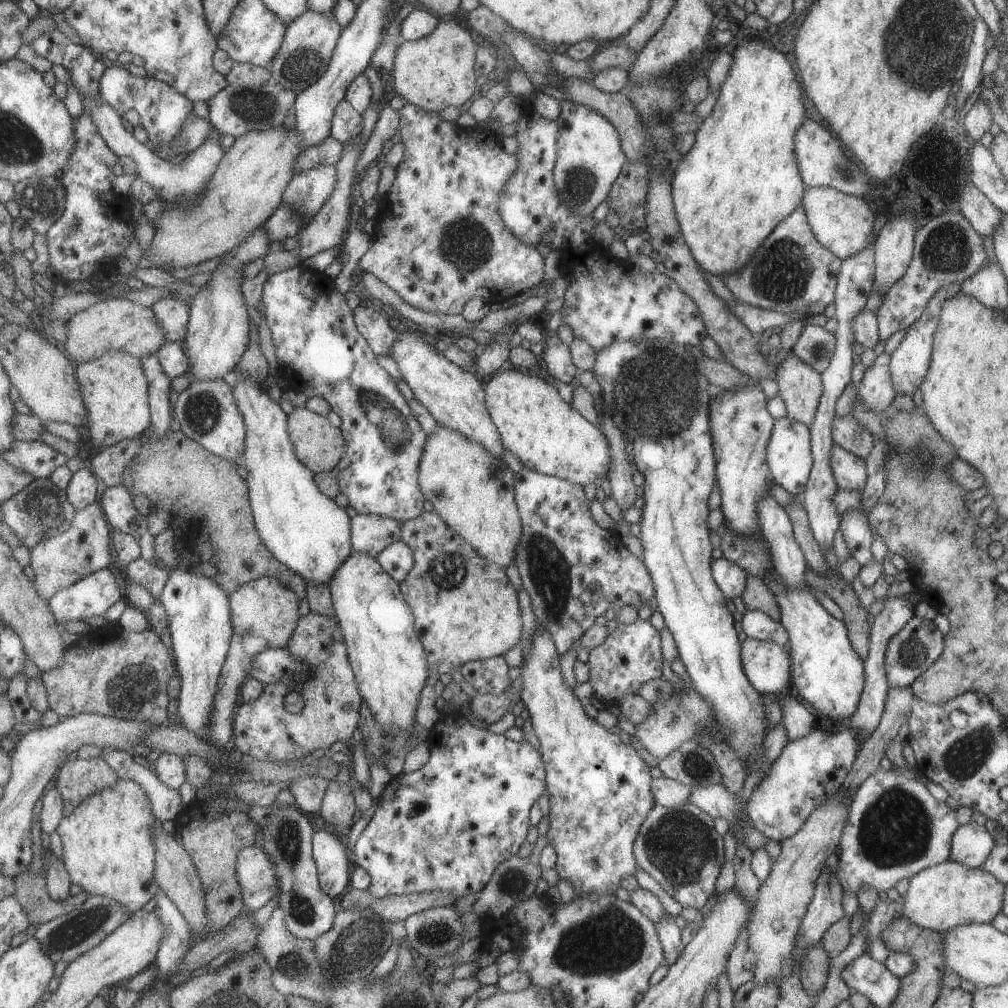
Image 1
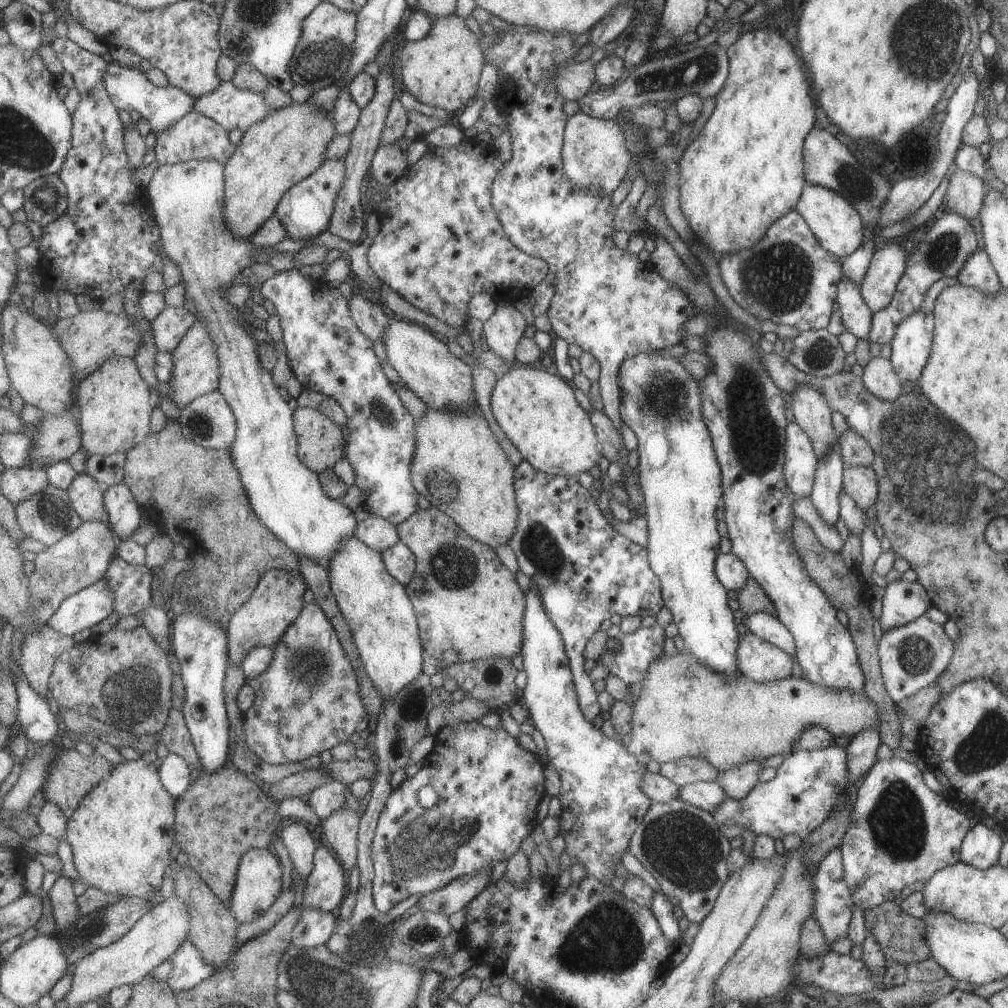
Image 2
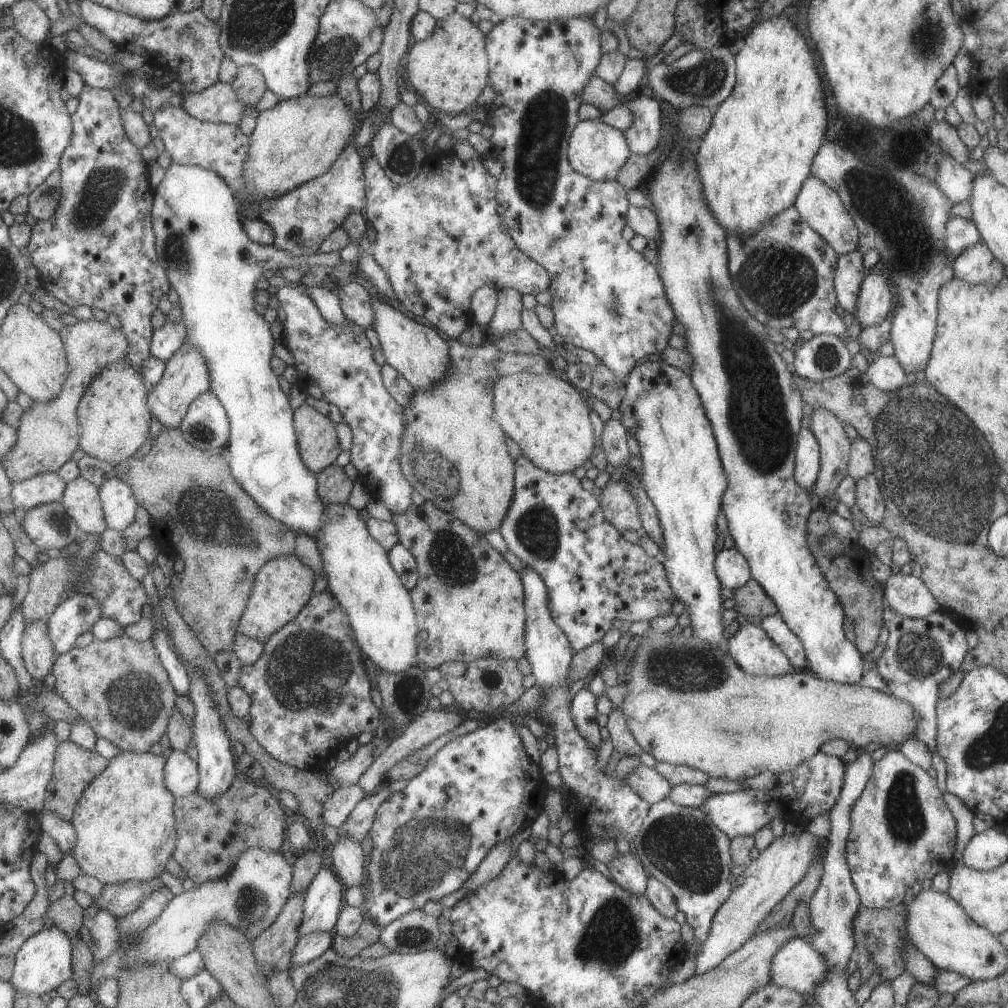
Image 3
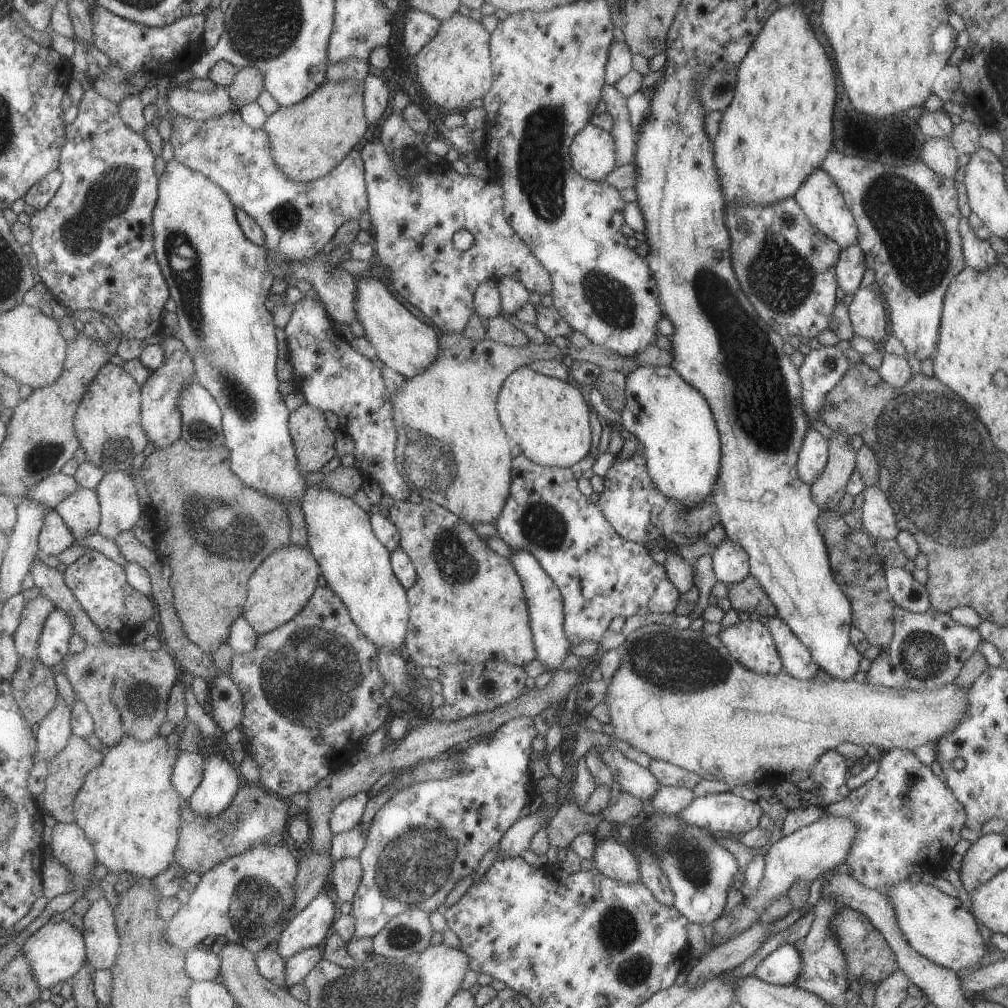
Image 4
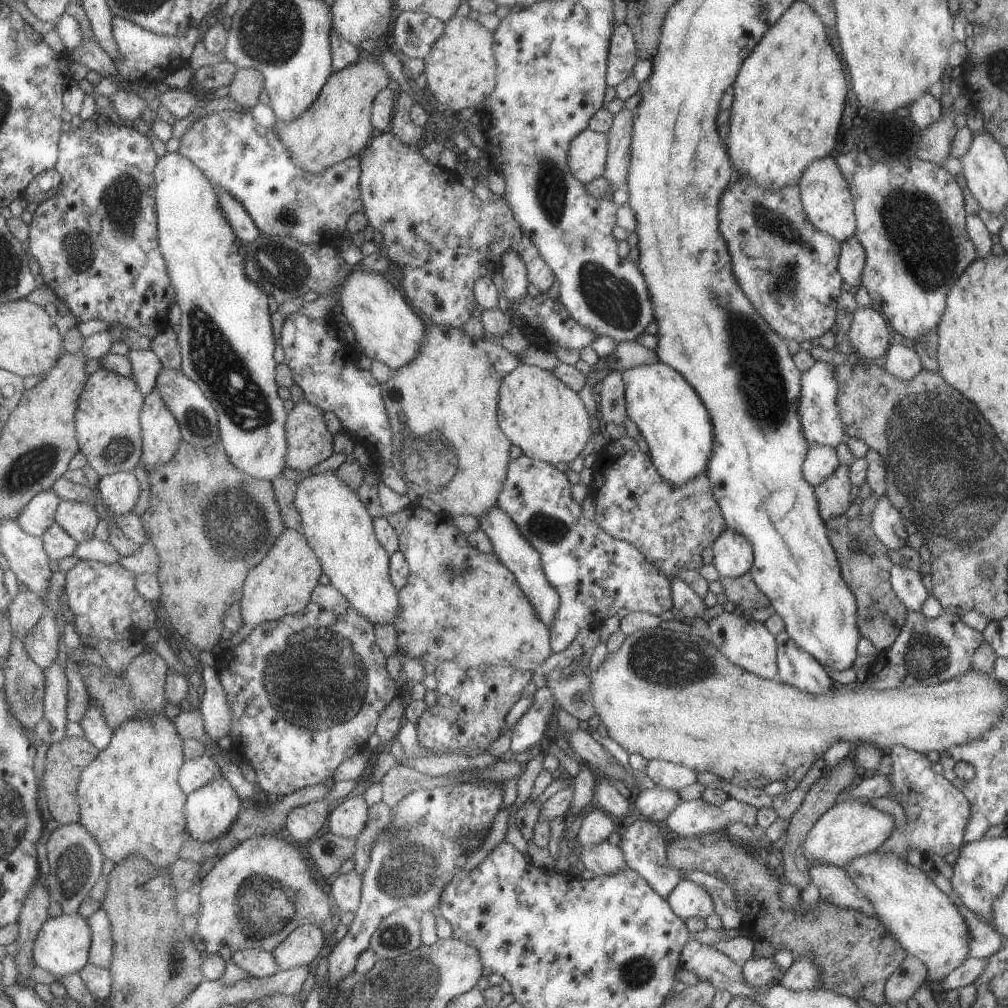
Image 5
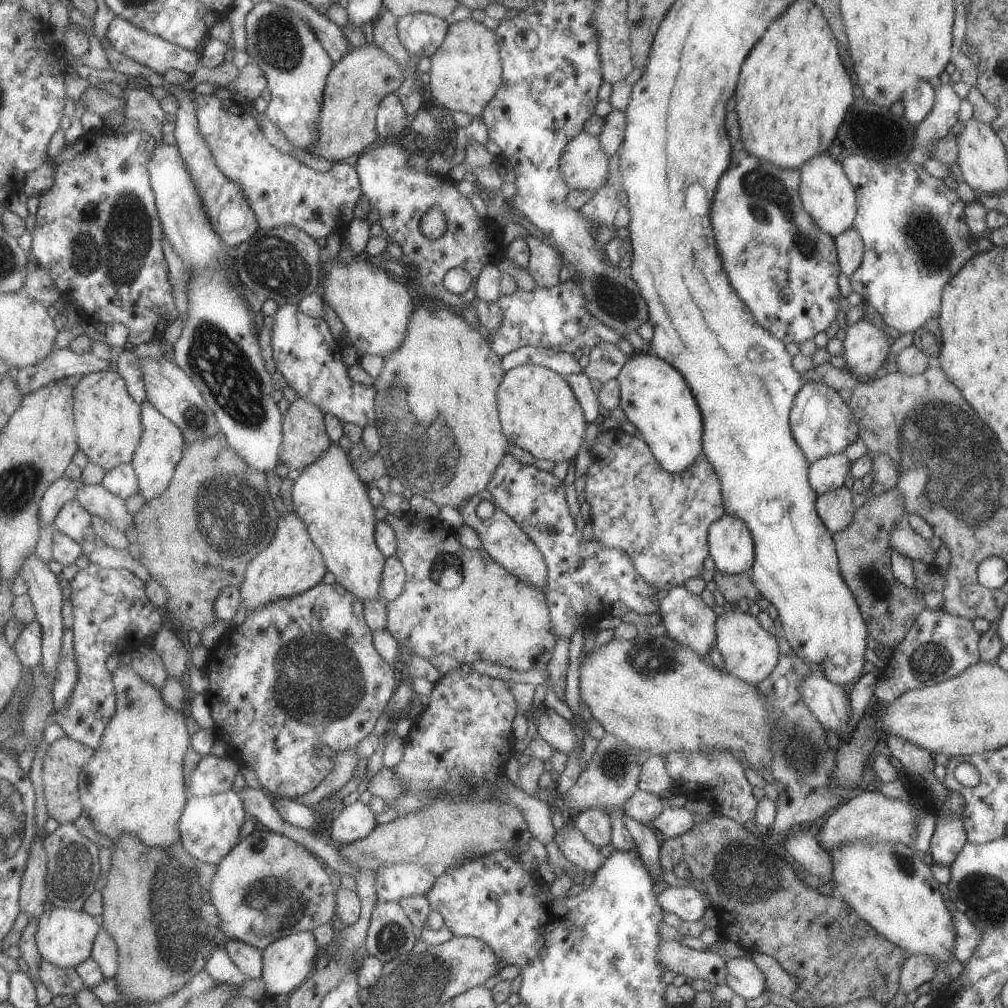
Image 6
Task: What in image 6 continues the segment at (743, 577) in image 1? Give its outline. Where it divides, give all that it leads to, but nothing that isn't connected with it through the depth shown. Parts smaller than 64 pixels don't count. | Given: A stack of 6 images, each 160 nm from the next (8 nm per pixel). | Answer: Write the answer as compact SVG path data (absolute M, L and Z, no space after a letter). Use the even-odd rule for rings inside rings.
M724 512L709 525L706 539L715 569L728 575L749 573L754 561L754 544L740 518Z

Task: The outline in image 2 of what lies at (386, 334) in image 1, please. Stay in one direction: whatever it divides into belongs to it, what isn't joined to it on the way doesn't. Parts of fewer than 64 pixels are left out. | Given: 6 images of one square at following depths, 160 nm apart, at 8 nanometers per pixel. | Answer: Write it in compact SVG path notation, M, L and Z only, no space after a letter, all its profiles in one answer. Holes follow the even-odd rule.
M360 291L352 294L348 301L351 307L351 318L354 318L357 328L369 340L381 340L389 318L383 314L379 305L363 297Z

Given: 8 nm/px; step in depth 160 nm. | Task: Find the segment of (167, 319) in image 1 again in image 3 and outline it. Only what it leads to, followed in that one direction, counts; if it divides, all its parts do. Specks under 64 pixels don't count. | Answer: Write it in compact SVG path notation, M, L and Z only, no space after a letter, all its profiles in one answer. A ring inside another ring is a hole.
M181 321L178 324L164 324L154 330L152 338L151 354L167 362L185 344L187 340L187 327Z

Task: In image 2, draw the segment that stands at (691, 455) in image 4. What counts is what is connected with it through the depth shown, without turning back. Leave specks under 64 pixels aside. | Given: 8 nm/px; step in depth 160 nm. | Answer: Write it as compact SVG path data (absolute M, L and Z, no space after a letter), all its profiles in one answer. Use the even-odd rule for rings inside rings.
M647 351L626 358L619 367L618 383L621 389L619 412L638 440L638 475L636 483L643 495L648 543L647 560L660 582L660 593L665 607L672 614L685 650L701 661L708 669L733 676L736 668L738 643L731 610L727 607L726 590L714 573L714 560L719 552L719 534L715 508L722 496L720 466L713 445L703 422L700 409L698 382L675 358L663 351Z

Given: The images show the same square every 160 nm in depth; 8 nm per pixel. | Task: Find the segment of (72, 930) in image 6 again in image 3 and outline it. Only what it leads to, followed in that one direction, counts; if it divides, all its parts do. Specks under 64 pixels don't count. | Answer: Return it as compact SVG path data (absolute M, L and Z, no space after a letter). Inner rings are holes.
M57 926L43 929L33 935L16 954L15 970L12 979L17 991L43 996L59 988L74 975L74 940Z

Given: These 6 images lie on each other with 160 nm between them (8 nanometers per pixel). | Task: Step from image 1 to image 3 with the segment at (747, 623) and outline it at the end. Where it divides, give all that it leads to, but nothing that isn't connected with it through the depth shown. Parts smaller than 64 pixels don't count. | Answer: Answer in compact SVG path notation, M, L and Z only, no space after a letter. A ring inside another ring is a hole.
M778 612L774 615L762 617L757 623L781 649L793 670L807 670L806 656L801 641L789 630Z

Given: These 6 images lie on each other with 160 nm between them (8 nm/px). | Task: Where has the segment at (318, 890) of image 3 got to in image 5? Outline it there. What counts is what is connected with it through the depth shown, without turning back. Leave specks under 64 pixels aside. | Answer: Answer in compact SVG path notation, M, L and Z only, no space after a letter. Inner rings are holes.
M299 925L272 953L279 971L293 969L297 964L309 964L323 946L323 933L315 925Z

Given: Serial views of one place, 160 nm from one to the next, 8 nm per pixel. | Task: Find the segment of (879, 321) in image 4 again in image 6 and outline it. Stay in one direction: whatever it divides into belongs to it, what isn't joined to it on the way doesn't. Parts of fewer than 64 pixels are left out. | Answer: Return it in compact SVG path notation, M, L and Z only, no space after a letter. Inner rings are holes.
M862 318L845 328L842 341L845 367L854 377L868 376L881 368L889 353L891 340L887 333Z

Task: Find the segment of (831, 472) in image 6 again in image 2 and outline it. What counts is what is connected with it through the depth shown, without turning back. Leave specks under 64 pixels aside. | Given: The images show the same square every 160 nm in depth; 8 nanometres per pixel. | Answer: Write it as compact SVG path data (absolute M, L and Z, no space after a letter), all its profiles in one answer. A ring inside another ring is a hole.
M795 422L786 424L785 436L785 460L782 466L785 482L797 498L810 496L818 461L810 438Z

